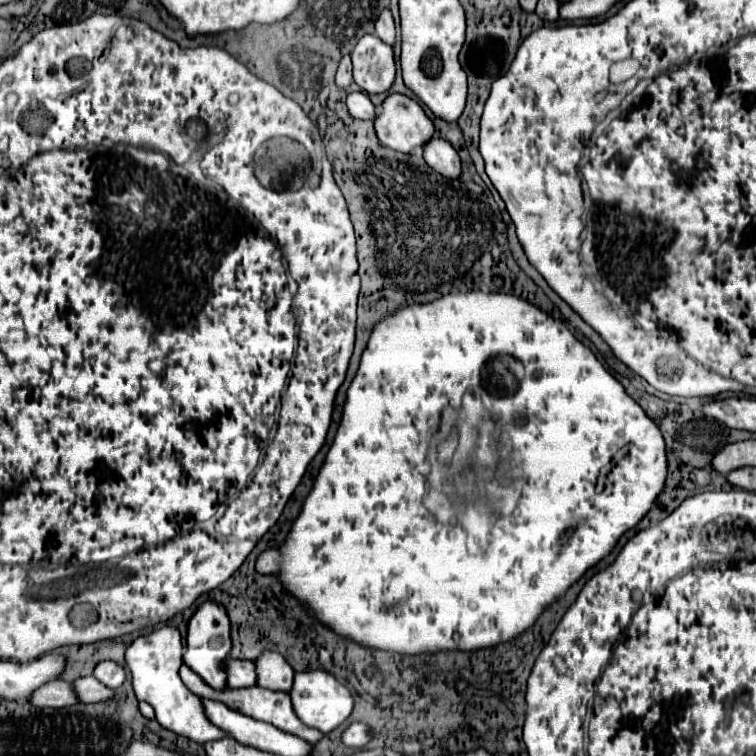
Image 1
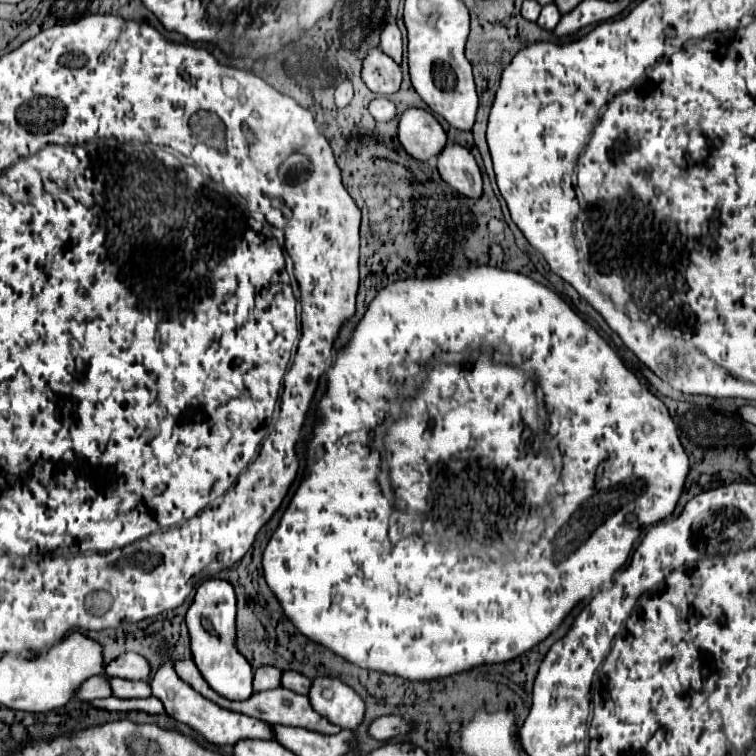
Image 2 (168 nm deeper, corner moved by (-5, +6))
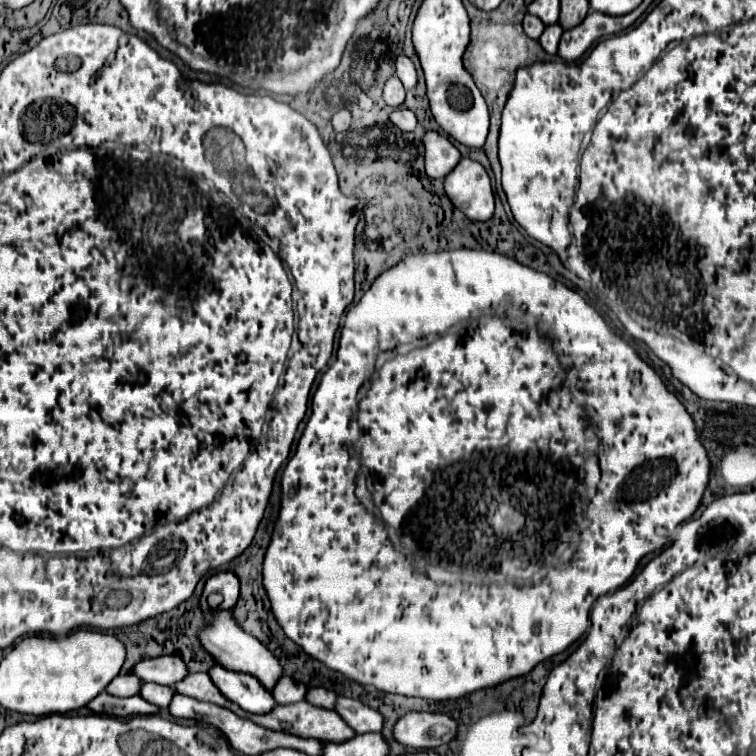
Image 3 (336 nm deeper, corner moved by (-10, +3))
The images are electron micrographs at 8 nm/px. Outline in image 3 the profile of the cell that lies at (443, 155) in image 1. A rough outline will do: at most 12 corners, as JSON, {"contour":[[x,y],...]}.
{"contour":[[462,158],[444,186],[470,220],[494,216],[492,182]]}

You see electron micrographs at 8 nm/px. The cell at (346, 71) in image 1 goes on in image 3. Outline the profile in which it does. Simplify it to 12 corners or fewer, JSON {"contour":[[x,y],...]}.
{"contour":[[340,108],[332,118],[332,130],[350,128],[350,110]]}

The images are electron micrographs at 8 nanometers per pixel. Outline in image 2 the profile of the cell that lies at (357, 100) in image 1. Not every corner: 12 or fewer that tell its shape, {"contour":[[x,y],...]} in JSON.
{"contour":[[387,97],[369,103],[369,113],[375,121],[395,117],[395,105]]}

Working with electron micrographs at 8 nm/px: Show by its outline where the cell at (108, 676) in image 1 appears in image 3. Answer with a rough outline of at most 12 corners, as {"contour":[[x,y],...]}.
{"contour":[[176,654],[144,658],[132,672],[174,686],[190,670]]}

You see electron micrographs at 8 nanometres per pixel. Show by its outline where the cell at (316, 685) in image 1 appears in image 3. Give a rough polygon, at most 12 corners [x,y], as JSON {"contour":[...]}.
{"contour":[[340,696],[336,712],[356,734],[382,732],[380,712]]}

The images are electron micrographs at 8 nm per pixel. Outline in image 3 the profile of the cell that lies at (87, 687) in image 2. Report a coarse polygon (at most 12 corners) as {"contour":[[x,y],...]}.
{"contour":[[124,674],[108,684],[114,696],[134,696],[142,682],[134,674]]}

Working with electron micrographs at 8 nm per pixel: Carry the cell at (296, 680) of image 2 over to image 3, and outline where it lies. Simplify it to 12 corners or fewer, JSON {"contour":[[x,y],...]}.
{"contour":[[310,688],[306,700],[314,706],[334,710],[332,692]]}

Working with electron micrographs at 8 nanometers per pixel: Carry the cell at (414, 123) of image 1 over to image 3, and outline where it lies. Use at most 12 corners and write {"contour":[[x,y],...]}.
{"contour":[[424,134],[426,174],[446,178],[460,162],[454,144],[436,134]]}

